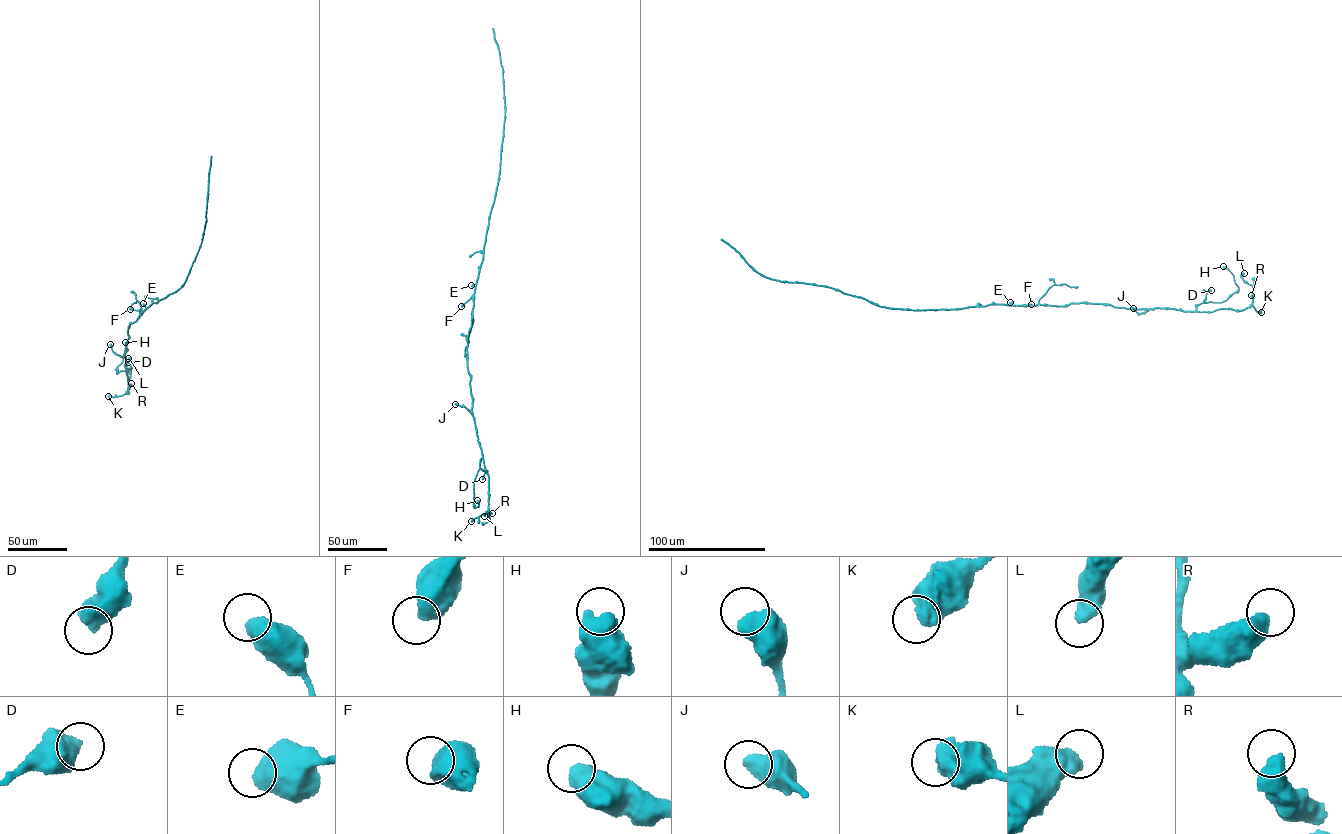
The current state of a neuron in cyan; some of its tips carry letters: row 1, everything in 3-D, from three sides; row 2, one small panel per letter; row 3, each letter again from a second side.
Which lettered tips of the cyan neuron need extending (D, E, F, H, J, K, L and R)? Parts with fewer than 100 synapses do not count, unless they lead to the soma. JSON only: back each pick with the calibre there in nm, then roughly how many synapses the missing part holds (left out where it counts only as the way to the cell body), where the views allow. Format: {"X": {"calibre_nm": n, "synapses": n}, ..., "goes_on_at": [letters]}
{"goes_on_at": []}

